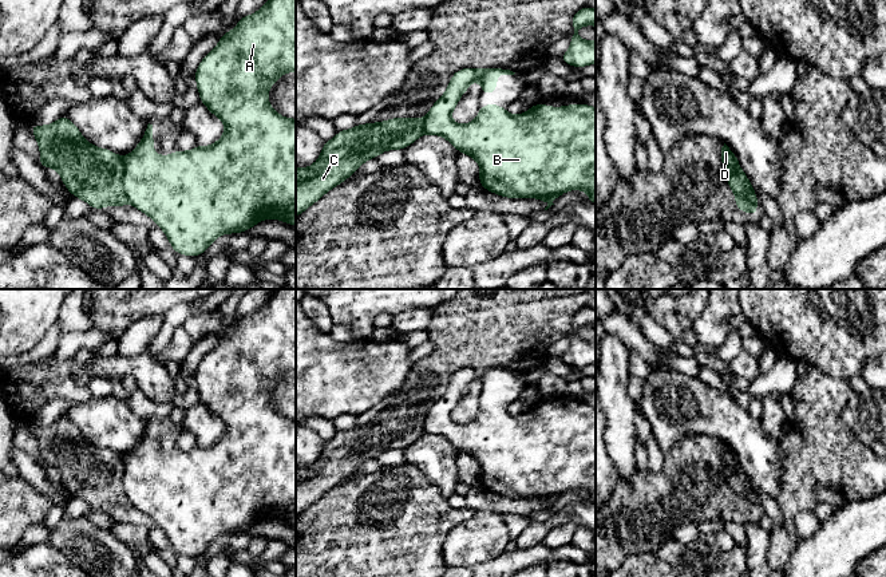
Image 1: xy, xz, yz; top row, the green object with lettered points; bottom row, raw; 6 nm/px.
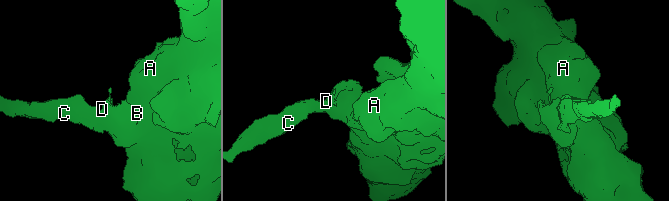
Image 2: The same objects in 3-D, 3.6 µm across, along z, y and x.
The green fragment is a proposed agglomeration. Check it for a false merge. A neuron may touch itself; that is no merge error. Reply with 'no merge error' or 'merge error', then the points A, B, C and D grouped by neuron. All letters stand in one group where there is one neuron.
merge error; A B D / C

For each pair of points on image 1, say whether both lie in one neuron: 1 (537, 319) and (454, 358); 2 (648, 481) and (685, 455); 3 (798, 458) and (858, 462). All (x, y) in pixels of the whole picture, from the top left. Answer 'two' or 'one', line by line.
1: one
2: one
3: one

